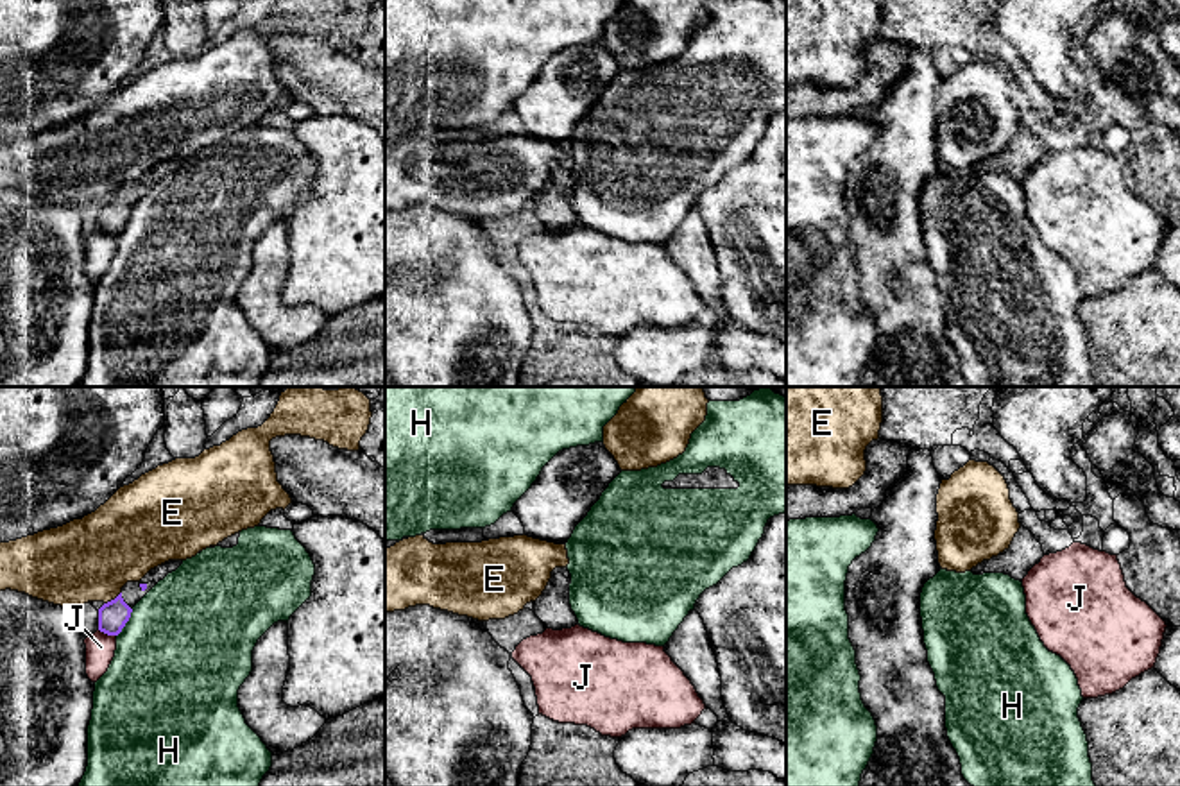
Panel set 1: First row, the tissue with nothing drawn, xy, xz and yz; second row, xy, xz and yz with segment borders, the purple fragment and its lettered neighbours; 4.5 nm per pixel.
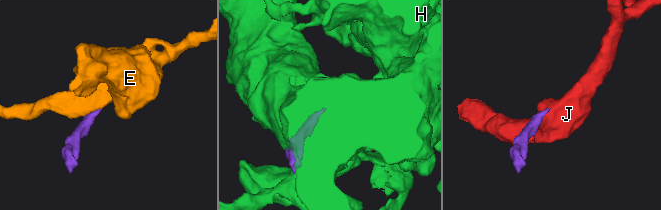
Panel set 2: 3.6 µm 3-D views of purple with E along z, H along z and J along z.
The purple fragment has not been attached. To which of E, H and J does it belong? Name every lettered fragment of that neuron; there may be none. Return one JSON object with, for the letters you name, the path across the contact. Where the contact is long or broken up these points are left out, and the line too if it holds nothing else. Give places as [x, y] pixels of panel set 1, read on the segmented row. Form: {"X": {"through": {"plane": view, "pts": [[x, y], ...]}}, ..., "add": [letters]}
{"add": []}

